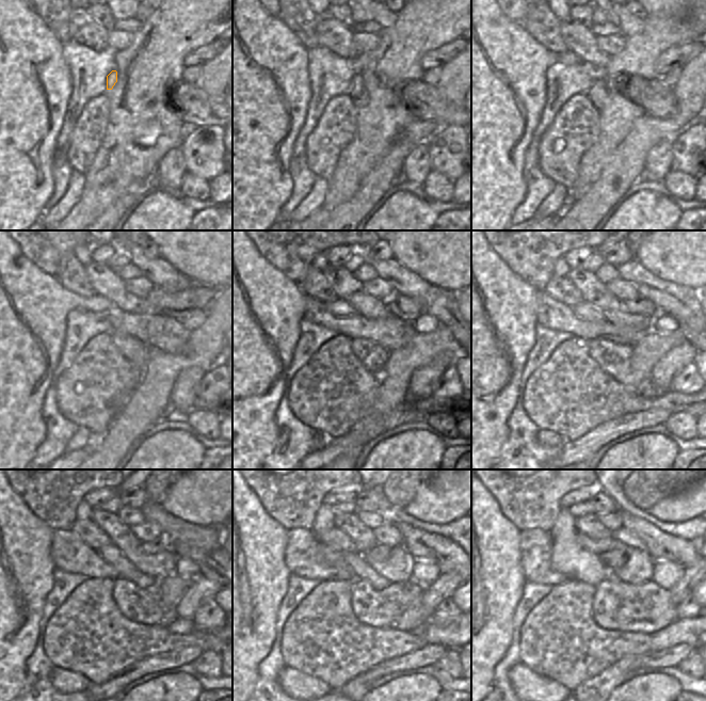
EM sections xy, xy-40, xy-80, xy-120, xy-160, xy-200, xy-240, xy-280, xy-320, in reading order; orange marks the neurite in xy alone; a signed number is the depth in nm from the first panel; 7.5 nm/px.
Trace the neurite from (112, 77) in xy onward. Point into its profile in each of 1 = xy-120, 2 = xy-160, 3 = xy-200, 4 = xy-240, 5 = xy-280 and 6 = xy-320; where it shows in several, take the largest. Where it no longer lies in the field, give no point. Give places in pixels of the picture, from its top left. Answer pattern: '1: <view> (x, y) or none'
1: xy-120 (134, 351)
2: xy-160 (374, 356)
3: xy-200 (614, 360)
4: xy-240 (143, 605)
5: xy-280 (399, 606)
6: xy-320 (646, 607)

